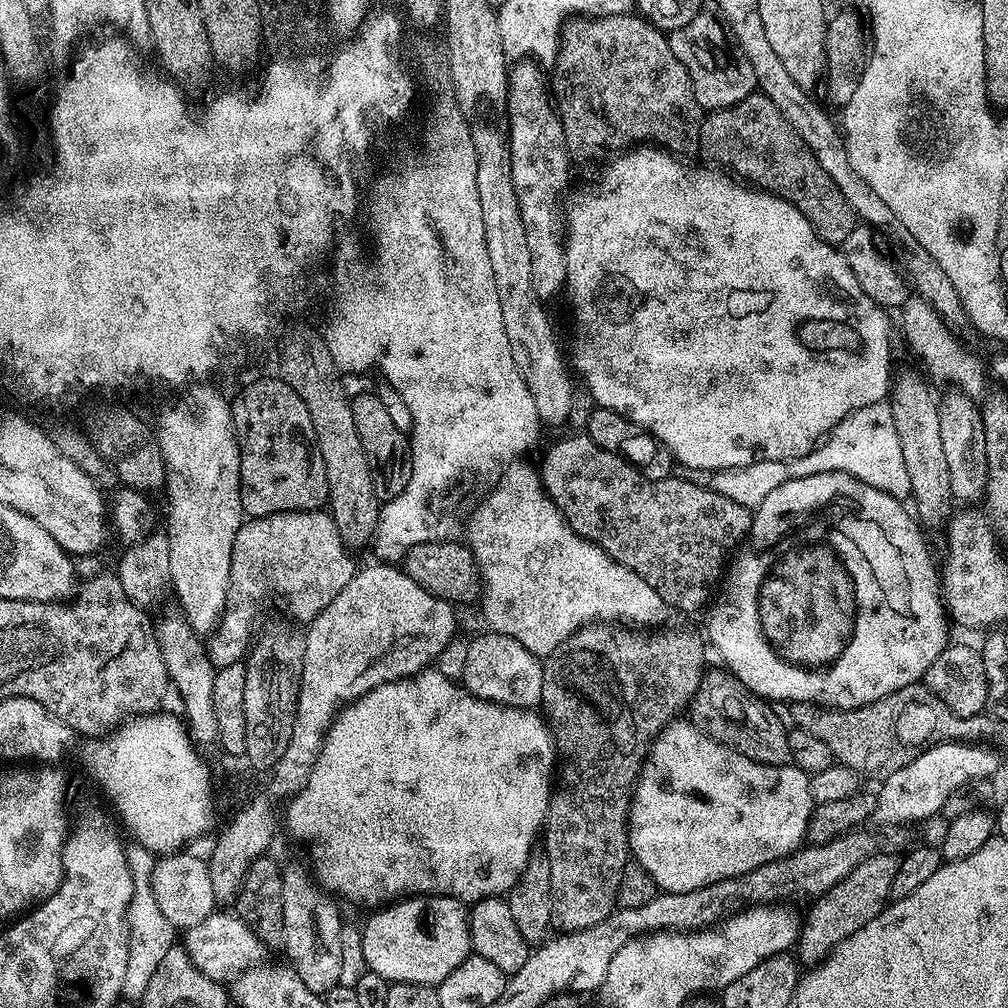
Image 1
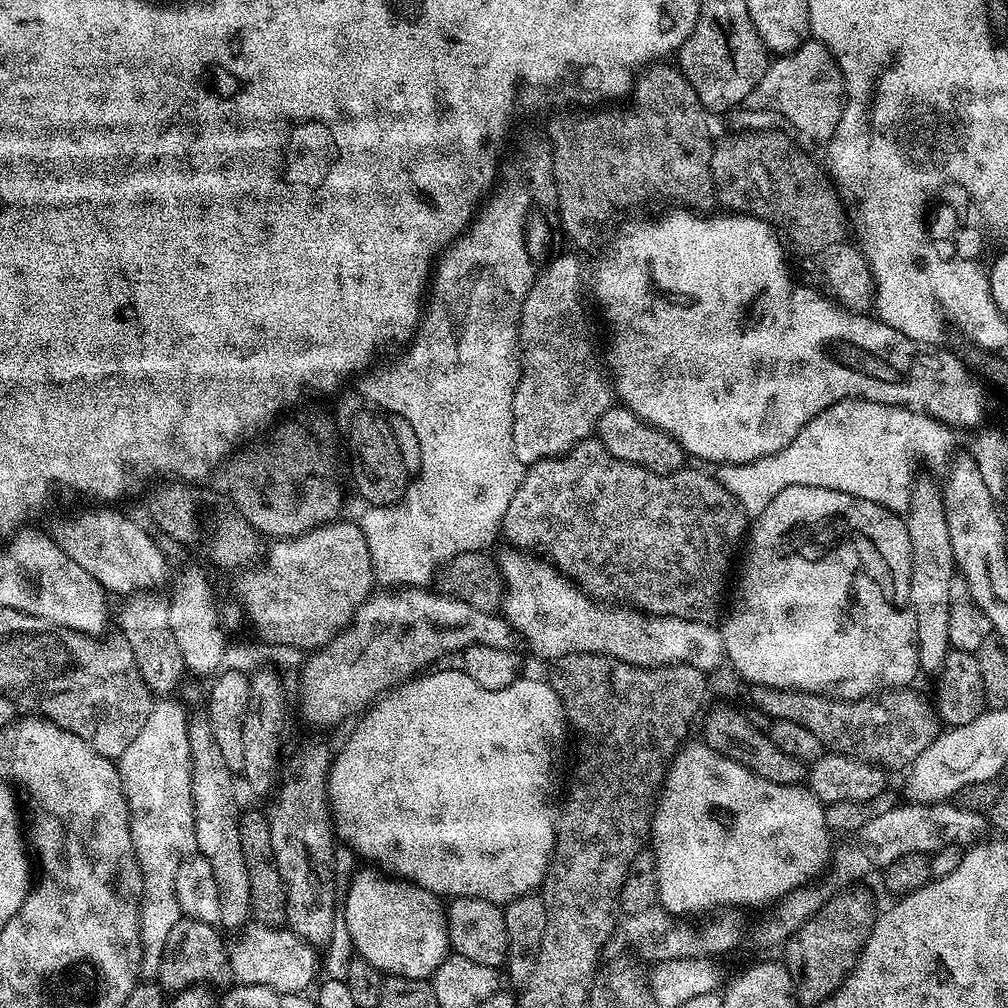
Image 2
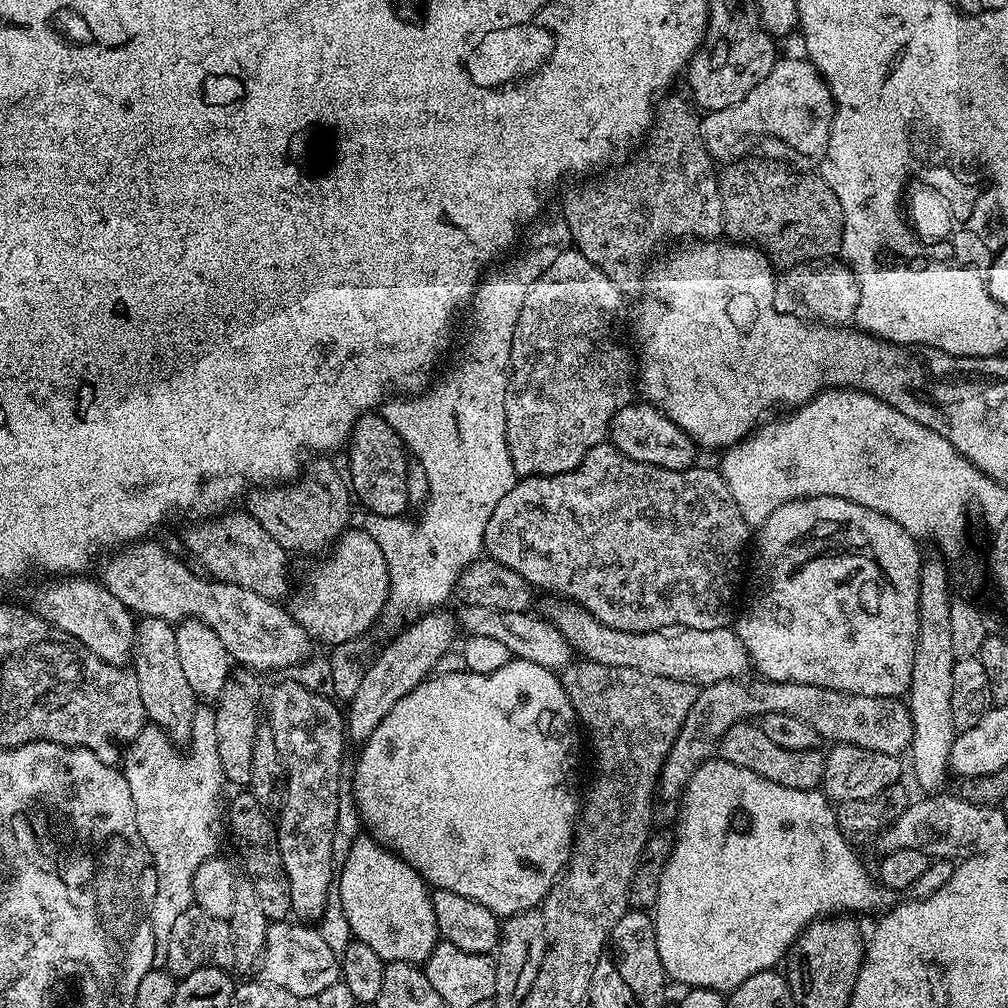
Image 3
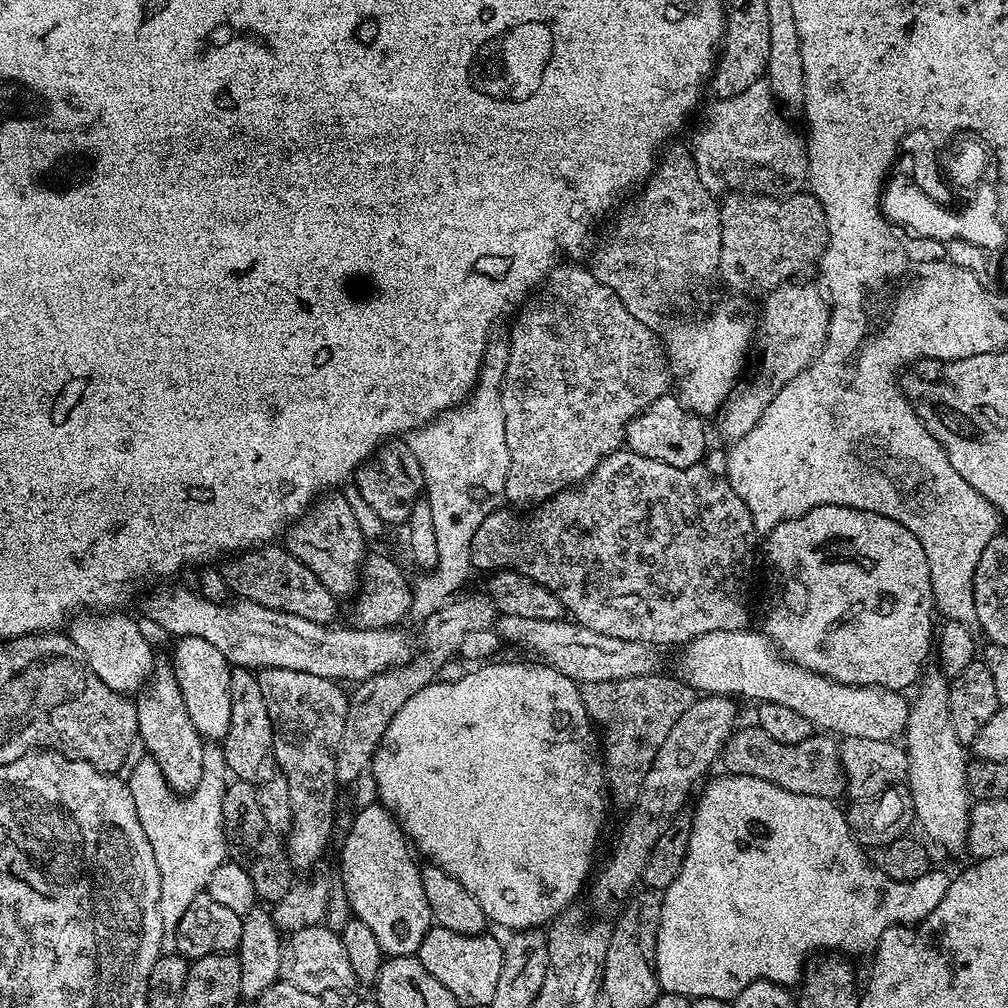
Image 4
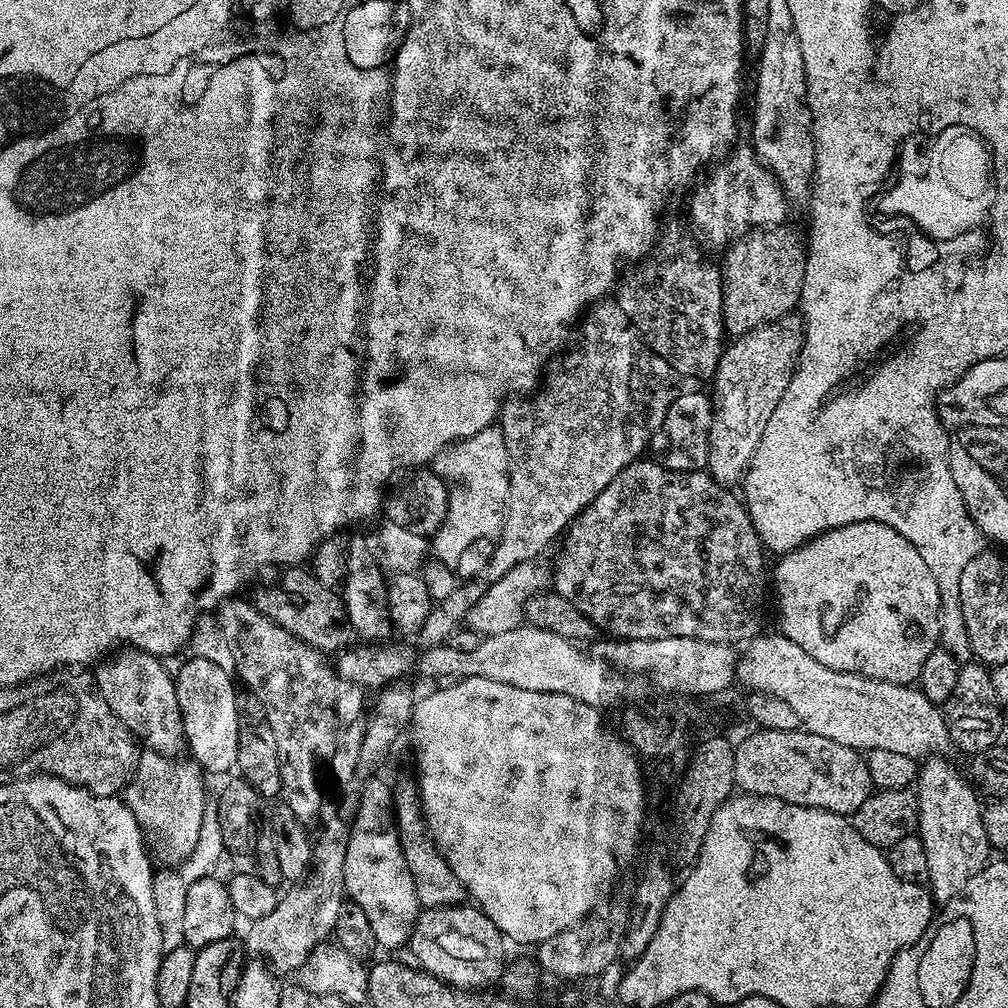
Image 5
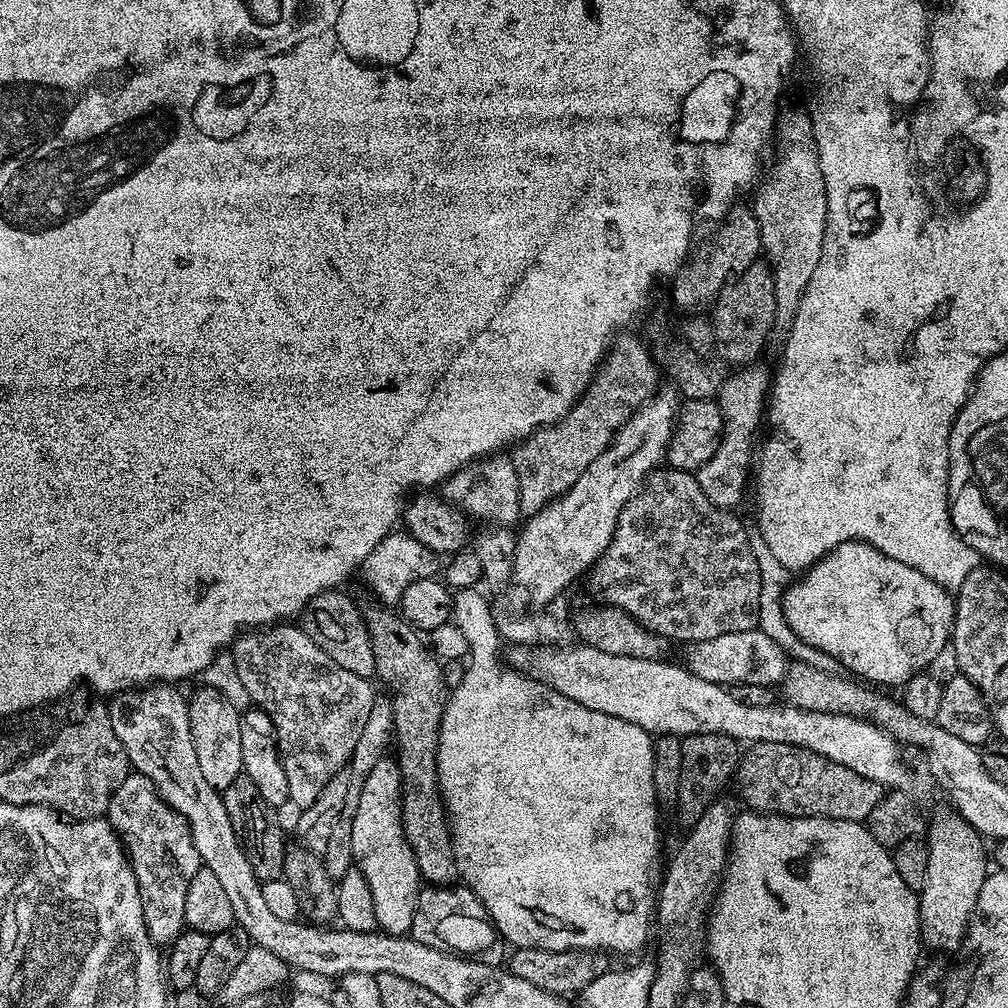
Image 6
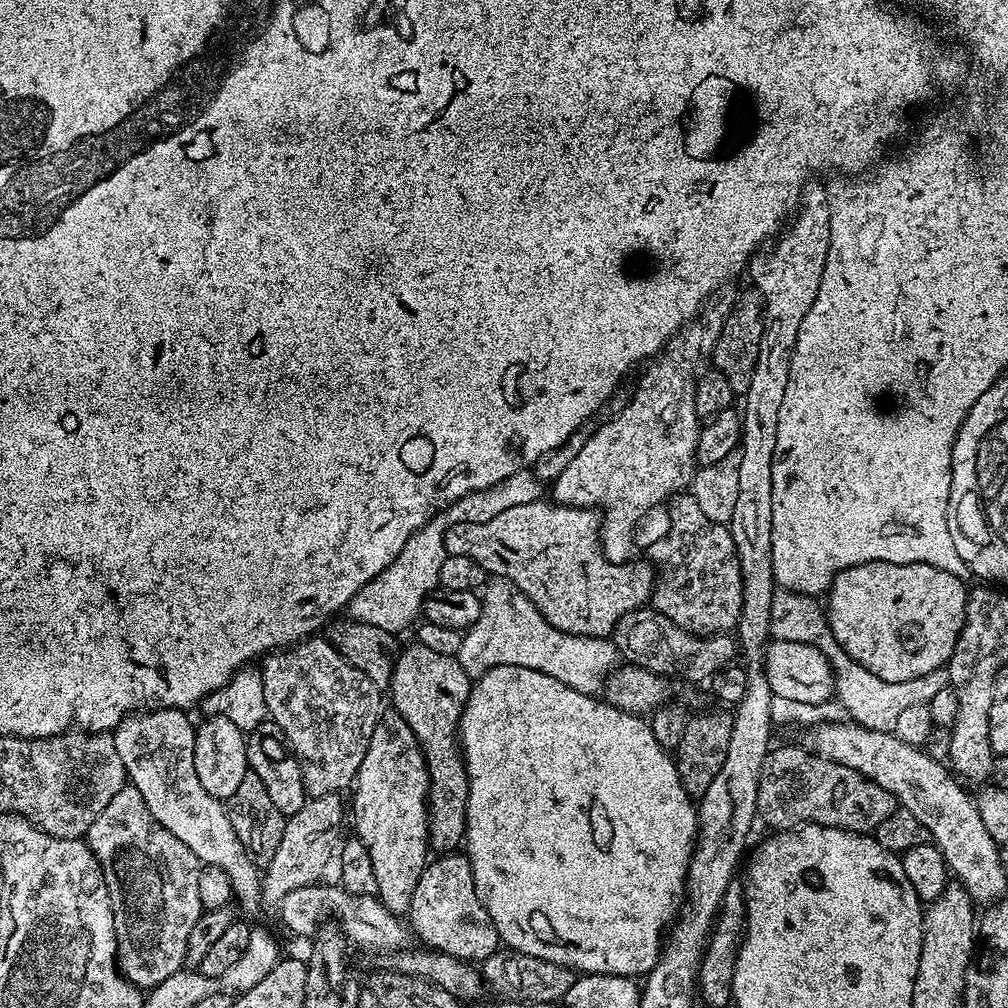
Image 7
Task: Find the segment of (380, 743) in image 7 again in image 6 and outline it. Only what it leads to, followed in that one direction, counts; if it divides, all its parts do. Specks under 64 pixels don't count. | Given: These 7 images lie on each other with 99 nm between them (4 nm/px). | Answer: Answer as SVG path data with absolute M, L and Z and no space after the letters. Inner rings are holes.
M392 758L382 759L366 779L366 786L363 787L362 798L359 799L359 807L354 814L354 826L352 827L352 858L355 867L359 868L366 878L366 883L370 886L379 931L387 932L389 936L407 936L411 933L414 910L422 891L418 862L414 858L414 850L410 850L410 842L402 826L402 814L400 813L402 792L399 763Z

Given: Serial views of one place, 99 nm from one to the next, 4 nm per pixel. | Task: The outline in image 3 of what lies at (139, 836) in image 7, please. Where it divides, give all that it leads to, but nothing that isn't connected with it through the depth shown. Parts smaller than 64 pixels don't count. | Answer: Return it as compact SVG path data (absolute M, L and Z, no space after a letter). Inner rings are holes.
M146 616L136 620L134 645L134 671L138 678L138 690L142 694L144 715L155 727L163 728L168 739L181 742L192 732L192 715L196 712L198 697L190 690L182 661L178 658L176 629L162 618Z

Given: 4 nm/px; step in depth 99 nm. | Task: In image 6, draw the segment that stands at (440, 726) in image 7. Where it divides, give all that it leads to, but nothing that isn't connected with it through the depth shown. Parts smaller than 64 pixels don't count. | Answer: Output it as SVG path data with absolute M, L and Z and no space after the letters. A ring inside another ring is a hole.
M384 606L367 609L364 621L374 646L374 664L376 676L384 679L392 687L394 694L390 696L395 724L395 747L400 747L398 763L400 765L400 781L403 792L400 795L400 813L406 838L410 842L410 850L414 850L414 858L418 862L421 881L425 885L446 888L455 885L460 880L458 862L454 858L454 842L452 828L448 825L448 811L444 808L444 799L440 793L440 778L438 776L438 742L440 741L440 723L444 707L448 705L450 684L444 681L441 661L432 655L429 645L424 644L421 633L413 628L407 620L401 618L395 611Z

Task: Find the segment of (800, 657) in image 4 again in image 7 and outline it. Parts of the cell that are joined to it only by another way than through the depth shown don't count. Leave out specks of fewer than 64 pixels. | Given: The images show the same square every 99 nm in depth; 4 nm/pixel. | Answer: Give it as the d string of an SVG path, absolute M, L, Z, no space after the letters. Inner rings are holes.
M866 562L858 566L850 566L846 570L842 570L834 578L831 588L826 593L826 615L830 630L833 632L834 638L842 646L842 650L846 652L856 663L860 663L862 667L877 675L886 682L909 682L912 678L921 678L924 674L929 674L932 670L941 670L947 665L948 660L954 654L954 646L960 637L960 631L964 625L964 611L968 605L969 589L964 588L965 581L959 576L950 574L946 570L938 570L929 564L891 564L890 562Z

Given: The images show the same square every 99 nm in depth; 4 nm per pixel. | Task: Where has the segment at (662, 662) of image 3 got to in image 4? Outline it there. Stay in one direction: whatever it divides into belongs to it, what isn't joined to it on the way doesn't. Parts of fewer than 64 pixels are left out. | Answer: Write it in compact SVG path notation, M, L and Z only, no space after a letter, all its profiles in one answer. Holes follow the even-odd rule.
M720 630L702 634L683 649L683 679L700 694L779 702L810 718L813 729L840 738L896 740L905 735L910 700L903 691L858 684L837 684L785 660L763 631Z

